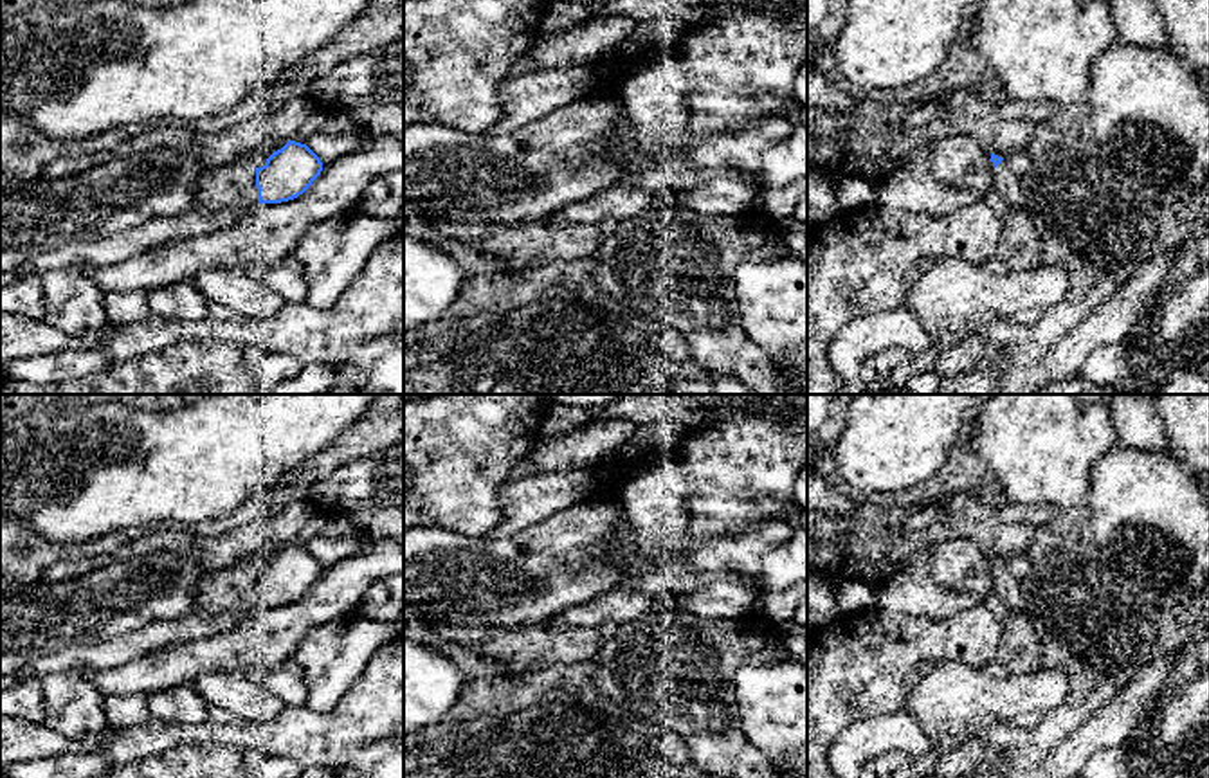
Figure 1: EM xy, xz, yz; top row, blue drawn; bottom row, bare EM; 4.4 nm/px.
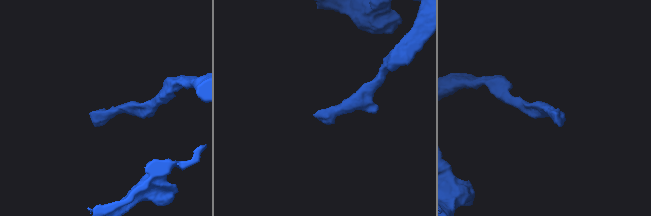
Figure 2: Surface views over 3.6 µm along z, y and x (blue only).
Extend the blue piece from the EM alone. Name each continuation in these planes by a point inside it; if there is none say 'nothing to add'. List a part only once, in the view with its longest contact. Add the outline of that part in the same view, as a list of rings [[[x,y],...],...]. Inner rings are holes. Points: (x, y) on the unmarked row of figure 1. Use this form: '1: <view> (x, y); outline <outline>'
1: xy (231, 589); outline [[[240,562],[214,571],[198,585],[193,614],[220,618],[240,611],[252,612],[256,607],[259,607],[256,573]]]

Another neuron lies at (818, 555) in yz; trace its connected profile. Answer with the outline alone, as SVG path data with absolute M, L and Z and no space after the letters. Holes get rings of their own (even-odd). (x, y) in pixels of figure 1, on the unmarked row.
M807 544L807 564L811 565L811 571L820 567L823 571L840 569L845 564L845 560L847 555L838 544Z

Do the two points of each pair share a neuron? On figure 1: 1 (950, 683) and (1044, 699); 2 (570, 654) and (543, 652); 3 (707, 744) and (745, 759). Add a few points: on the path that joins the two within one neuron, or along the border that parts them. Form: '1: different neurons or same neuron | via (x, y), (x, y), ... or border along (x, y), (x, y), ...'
1: same neuron | via (973, 694), (1020, 694)
2: same neuron | via (563, 652), (550, 652)
3: same neuron | via (716, 744), (736, 759)

